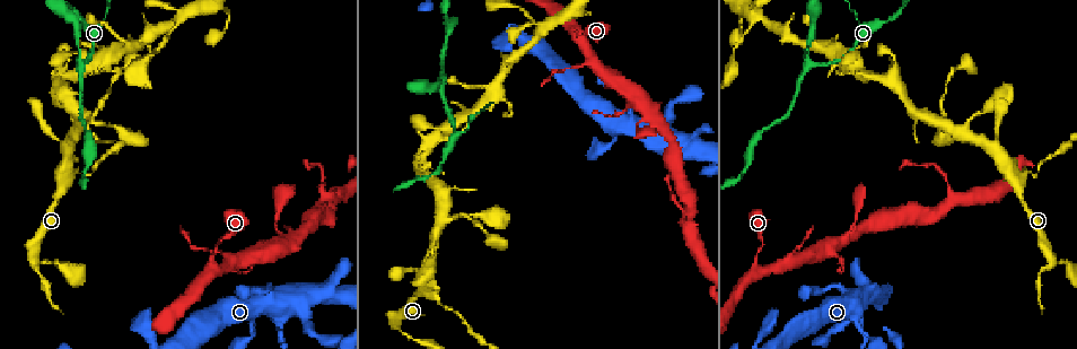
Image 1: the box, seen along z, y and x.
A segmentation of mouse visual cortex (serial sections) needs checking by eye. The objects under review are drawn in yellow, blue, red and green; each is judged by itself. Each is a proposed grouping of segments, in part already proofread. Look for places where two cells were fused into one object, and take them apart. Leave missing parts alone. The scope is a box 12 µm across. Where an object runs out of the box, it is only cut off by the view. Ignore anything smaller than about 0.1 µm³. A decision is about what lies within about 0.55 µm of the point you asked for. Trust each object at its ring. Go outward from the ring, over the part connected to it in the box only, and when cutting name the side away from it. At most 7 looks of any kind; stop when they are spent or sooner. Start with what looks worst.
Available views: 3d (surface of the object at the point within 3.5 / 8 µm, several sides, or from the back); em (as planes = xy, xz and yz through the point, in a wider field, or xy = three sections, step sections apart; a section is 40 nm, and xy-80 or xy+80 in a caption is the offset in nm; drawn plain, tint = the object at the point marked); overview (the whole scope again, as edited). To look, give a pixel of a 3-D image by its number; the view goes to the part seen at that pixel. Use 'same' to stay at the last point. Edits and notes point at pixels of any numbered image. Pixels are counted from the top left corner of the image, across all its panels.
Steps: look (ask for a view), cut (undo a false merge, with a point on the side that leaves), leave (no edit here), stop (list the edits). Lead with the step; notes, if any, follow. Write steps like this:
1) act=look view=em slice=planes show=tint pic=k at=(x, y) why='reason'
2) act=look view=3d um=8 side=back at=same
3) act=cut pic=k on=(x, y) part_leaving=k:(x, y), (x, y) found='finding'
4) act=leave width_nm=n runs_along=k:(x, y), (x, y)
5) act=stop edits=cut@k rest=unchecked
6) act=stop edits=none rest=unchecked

act=look view=3d um=8 side=back pic=1 at=(440, 304) why='sudden change in width'

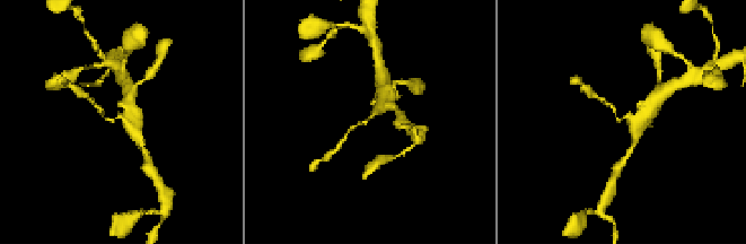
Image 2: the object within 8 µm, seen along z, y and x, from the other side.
act=look view=em slice=xy step=1 show=tint pic=2 at=(622, 119)

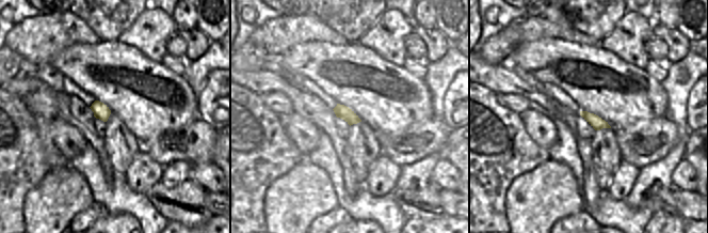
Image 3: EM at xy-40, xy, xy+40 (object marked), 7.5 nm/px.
act=leave runs_along=2:(137, 134), (120, 116), (106, 120), (94, 104) found='continuous, no second cell'

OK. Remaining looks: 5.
act=look view=3d um=3.5 side=back pic=1 at=(278, 313) why='looks like a crossing'

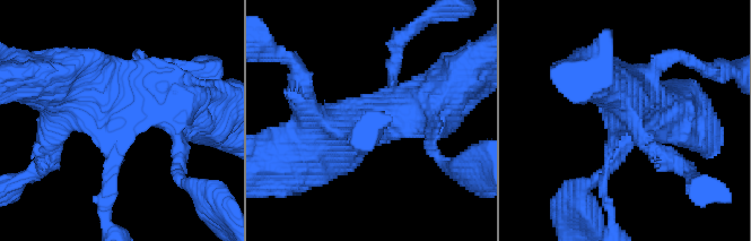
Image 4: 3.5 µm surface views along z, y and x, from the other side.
act=look view=em slice=xy step=1 show=tint pic=4 at=(115, 117) why='need the tissue'

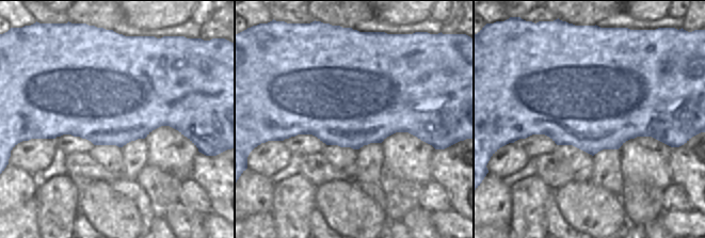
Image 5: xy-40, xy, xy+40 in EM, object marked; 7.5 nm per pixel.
act=leave runs_along=4:(425, 110), (334, 125), (286, 153) found='all the same cell'

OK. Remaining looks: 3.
act=look view=3d um=3.5 side=back pic=1 at=(79, 65) why='three-way junction'

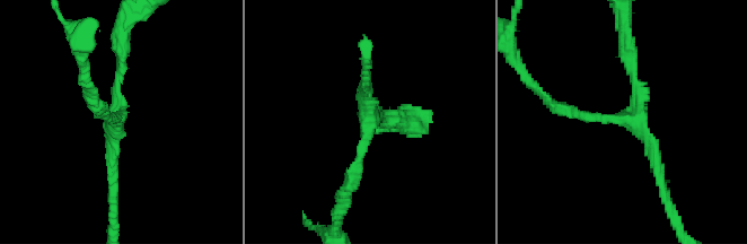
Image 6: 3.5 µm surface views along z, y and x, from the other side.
act=look view=em slice=xy step=5 show=tint pic=6 at=(629, 123) arms=3 arm_widths_nm=100,150,150

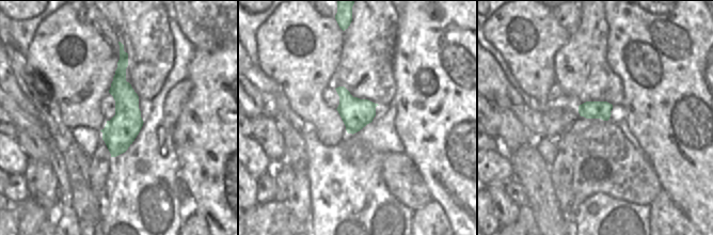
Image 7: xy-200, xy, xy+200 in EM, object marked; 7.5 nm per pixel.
act=leave width_nm=220 runs_along=7:(124, 55), (123, 128), (113, 154) found='continuous, no second cell'

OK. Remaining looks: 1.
act=stop edits=none rest=unchecked

